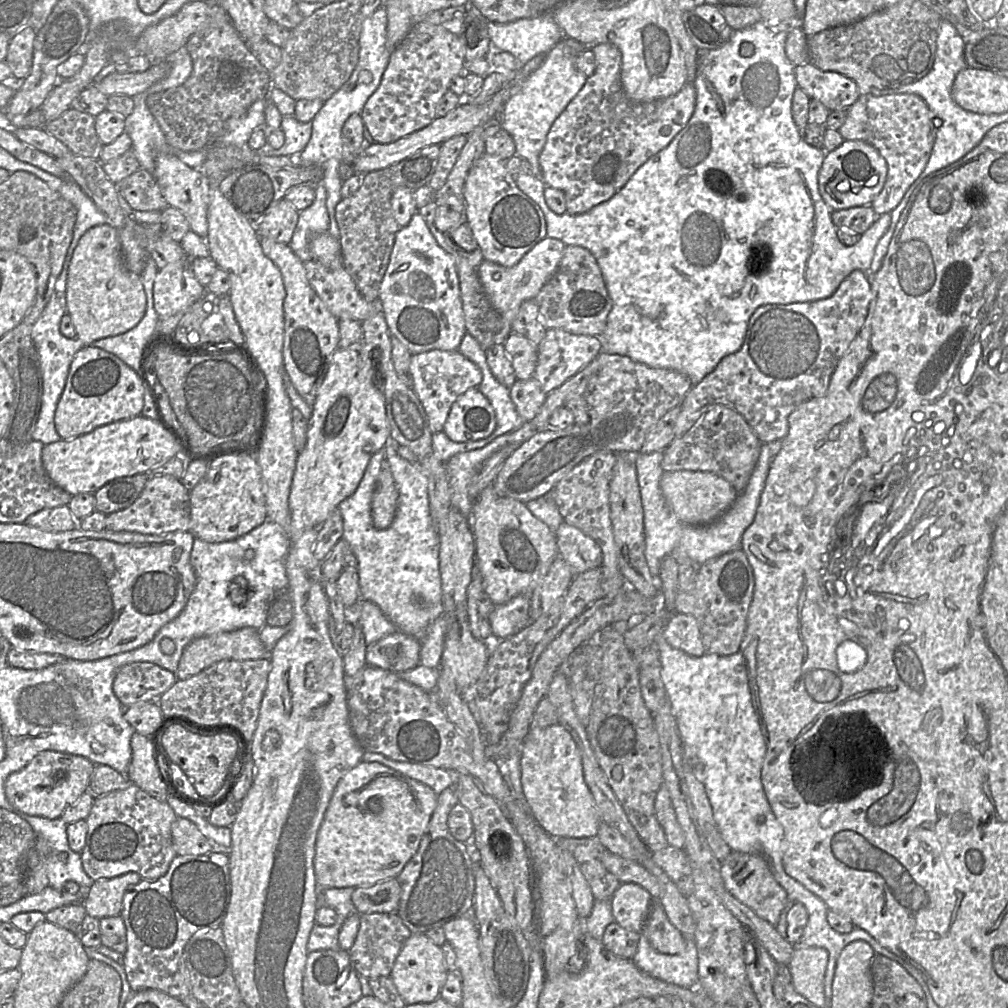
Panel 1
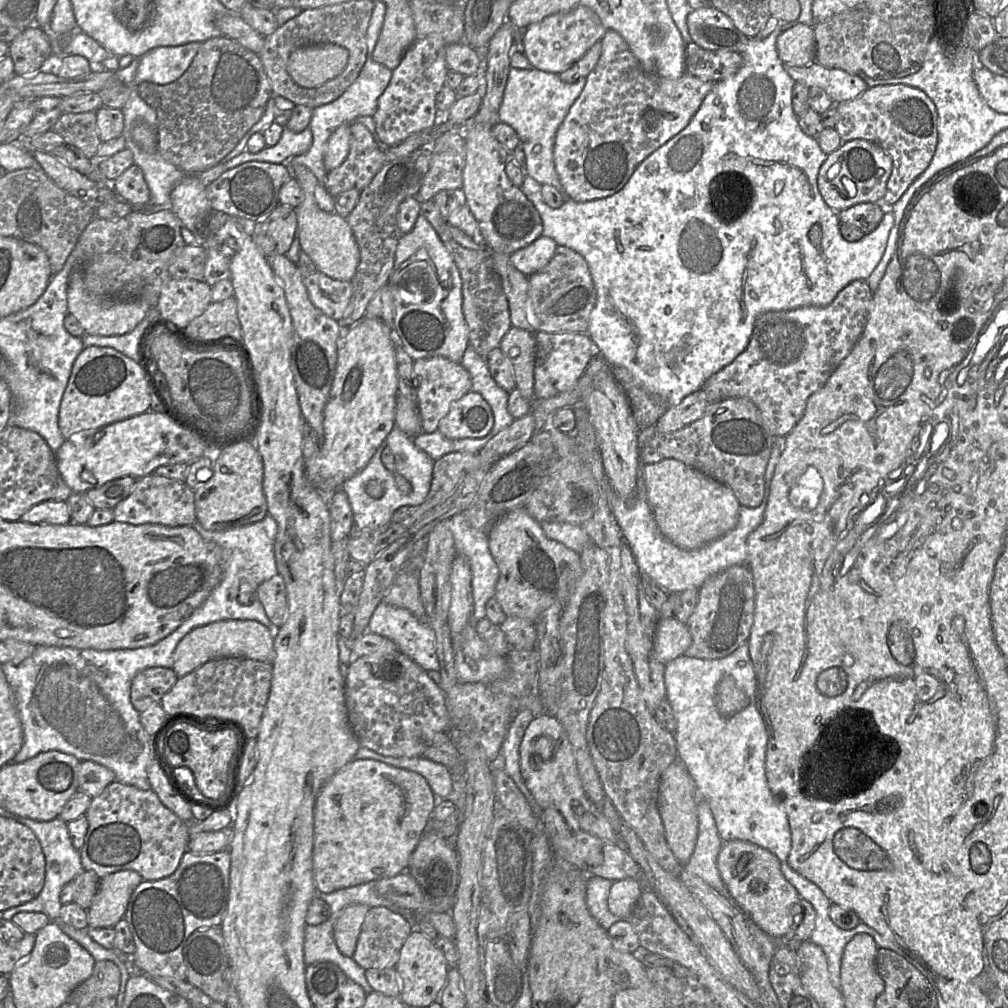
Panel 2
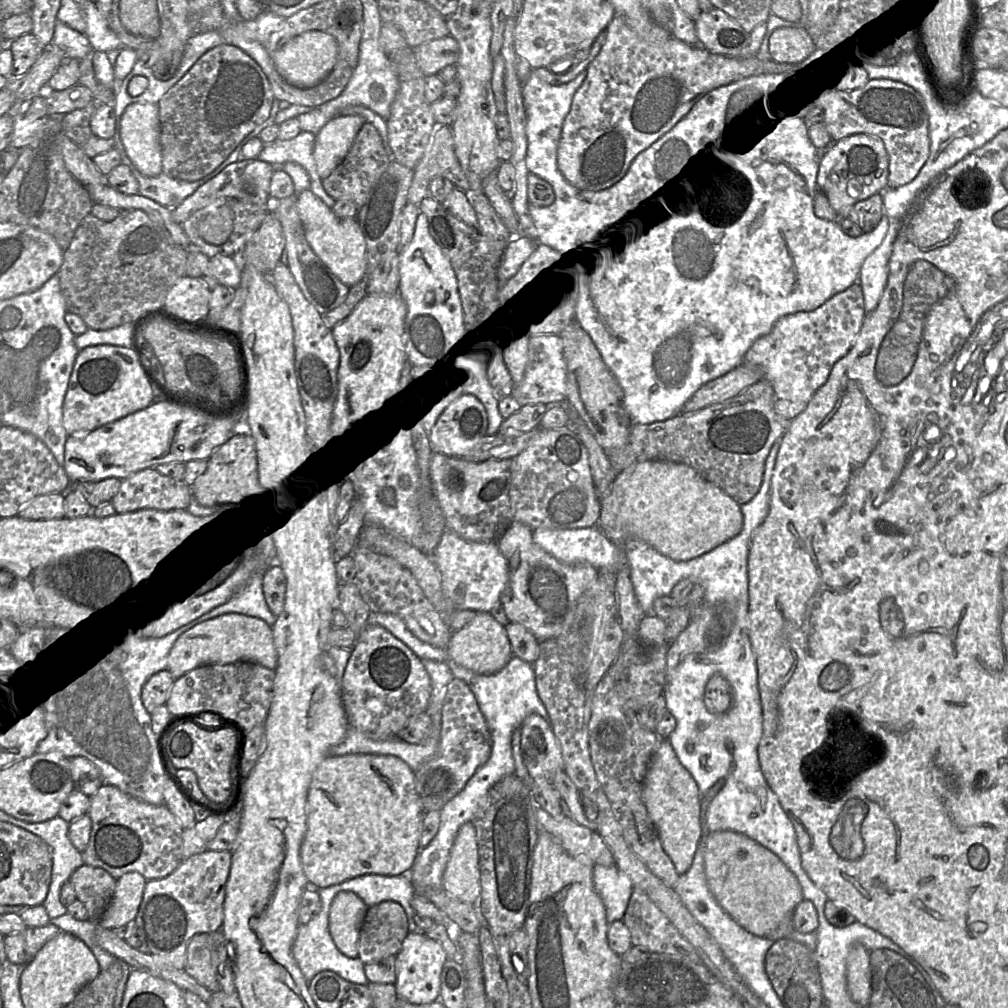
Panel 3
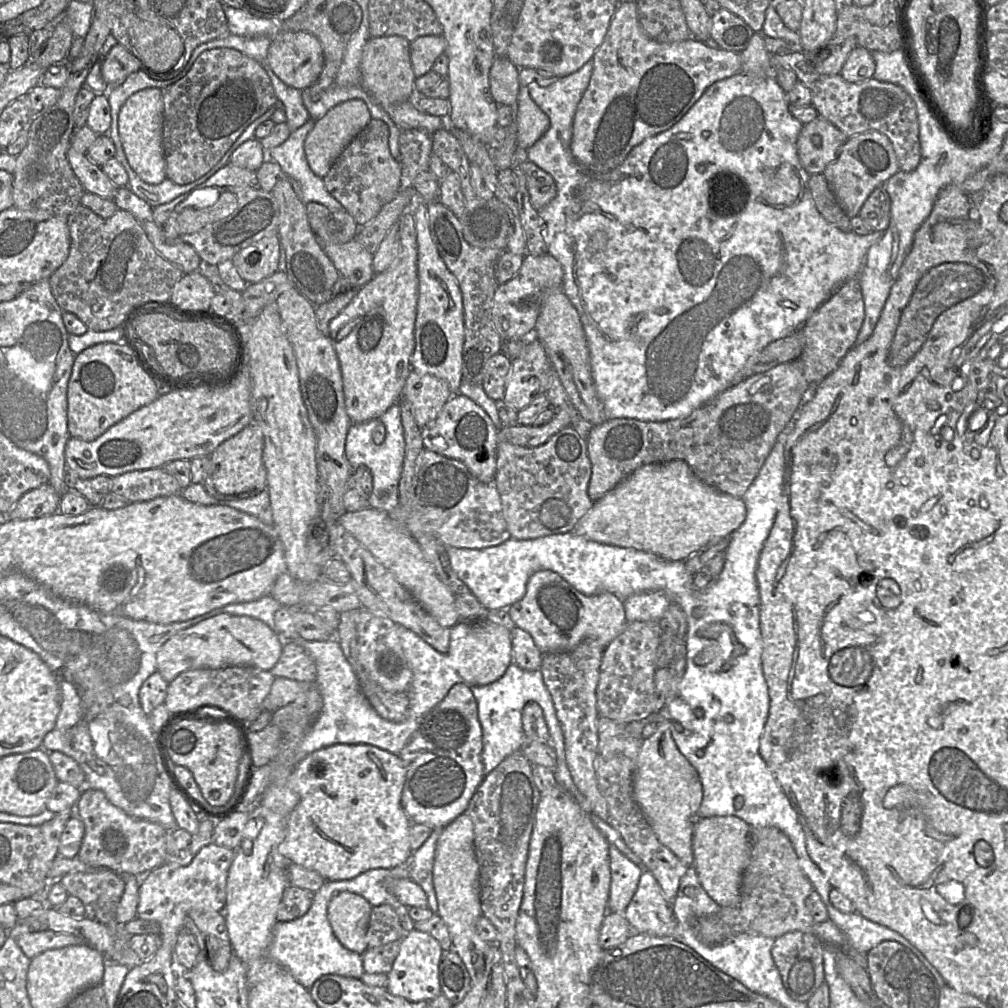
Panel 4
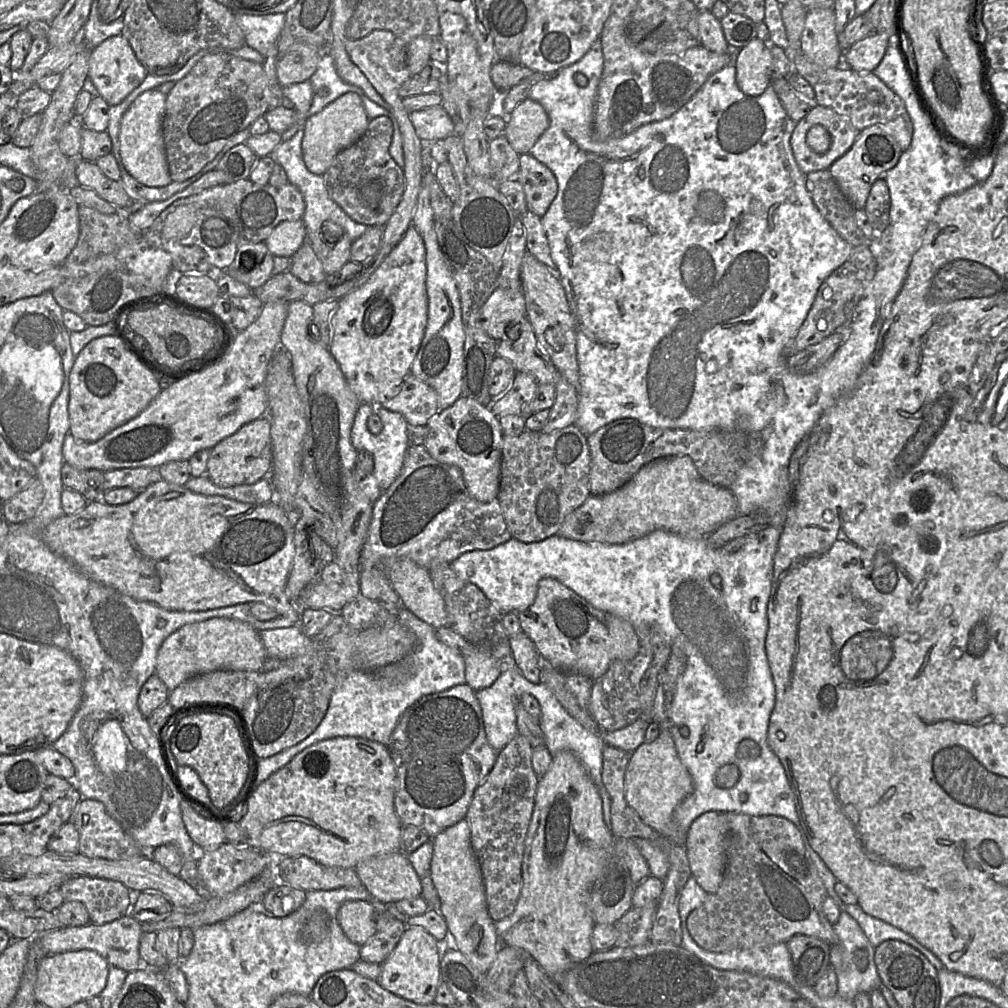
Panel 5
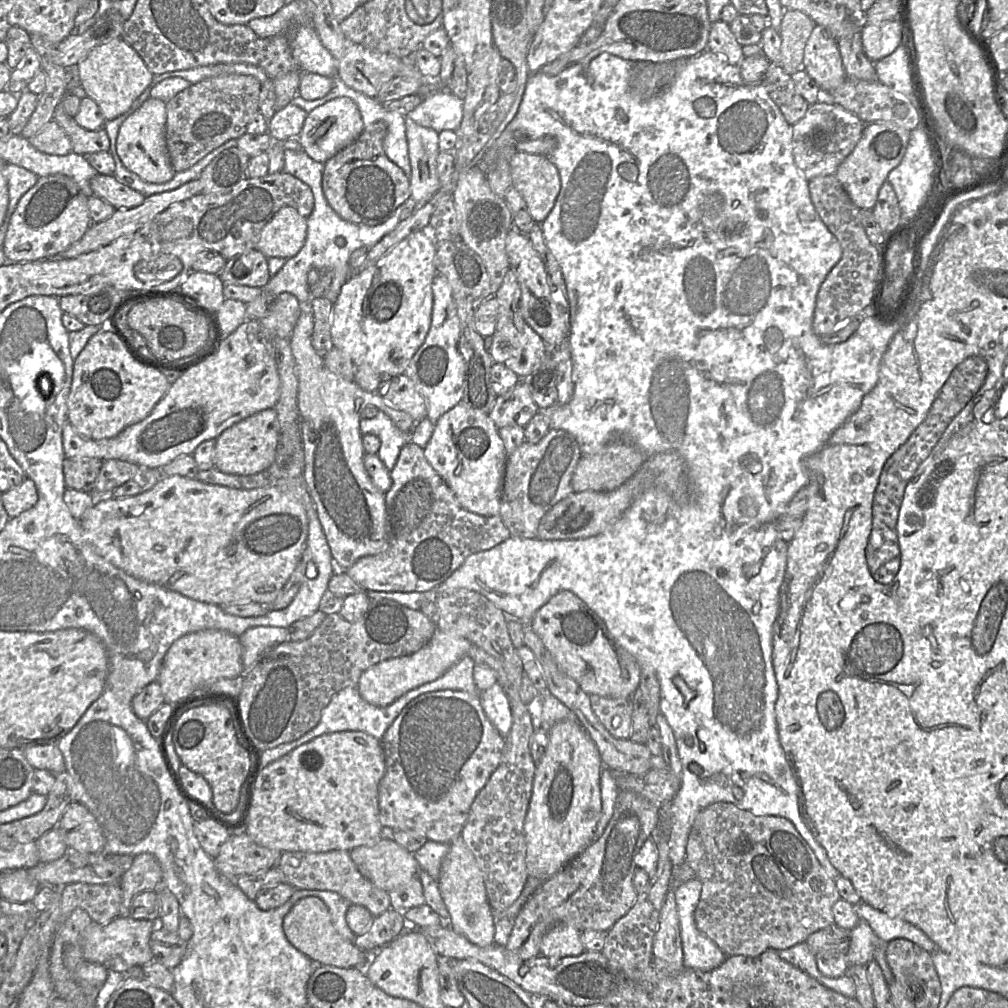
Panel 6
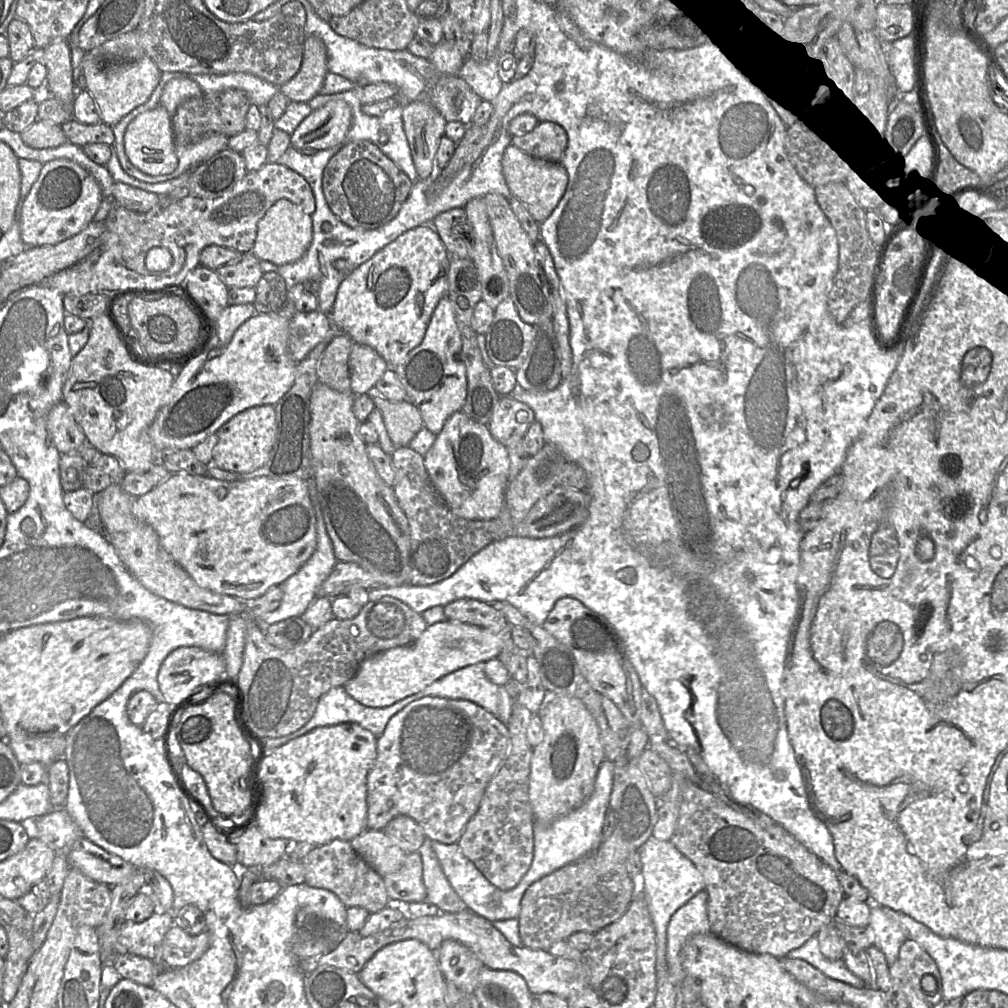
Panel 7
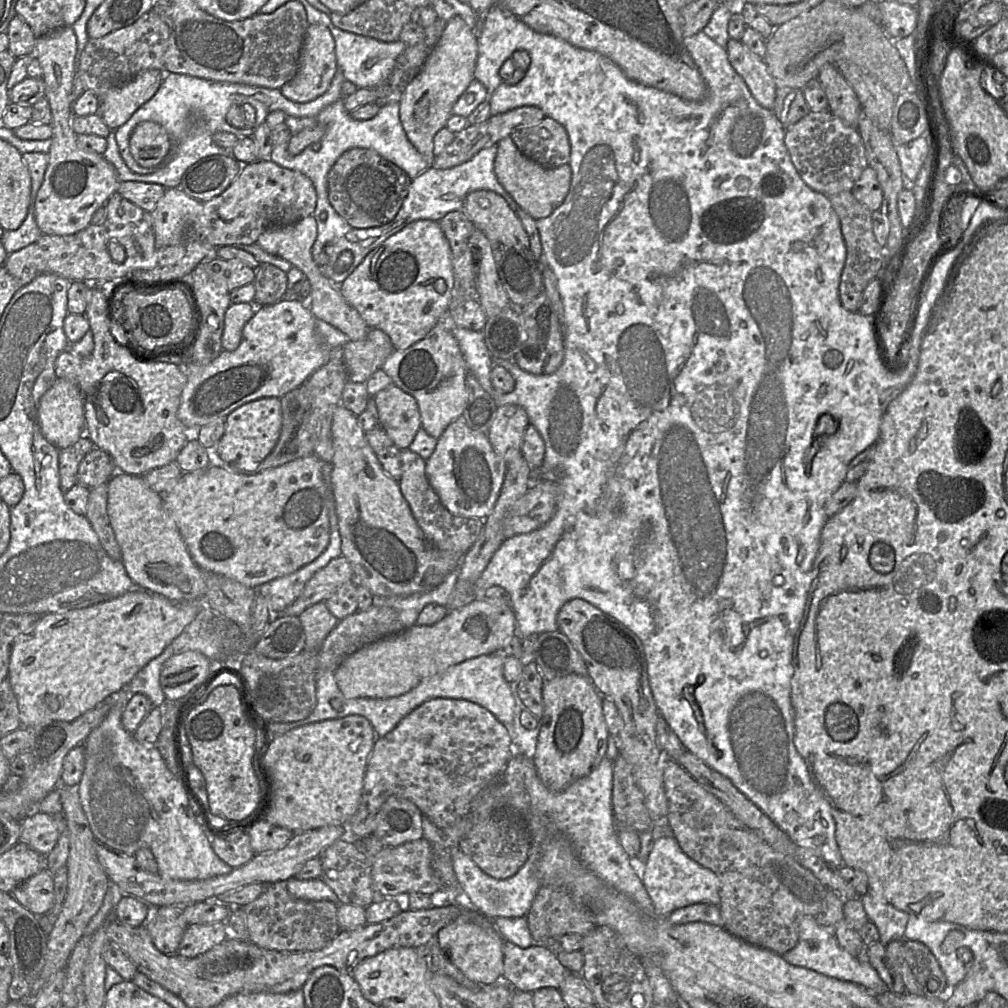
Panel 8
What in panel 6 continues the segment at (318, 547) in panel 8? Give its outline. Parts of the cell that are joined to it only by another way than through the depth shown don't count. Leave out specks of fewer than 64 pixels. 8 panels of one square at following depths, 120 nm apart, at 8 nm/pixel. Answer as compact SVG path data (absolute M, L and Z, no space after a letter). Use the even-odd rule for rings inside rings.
M179 475L162 476L151 489L135 496L123 499L102 498L81 516L79 523L85 538L95 551L128 575L178 592L193 600L214 605L255 602L270 607L298 565L308 538L307 511L292 495L284 493L276 485L270 484L263 488L243 490L207 484L195 478Z

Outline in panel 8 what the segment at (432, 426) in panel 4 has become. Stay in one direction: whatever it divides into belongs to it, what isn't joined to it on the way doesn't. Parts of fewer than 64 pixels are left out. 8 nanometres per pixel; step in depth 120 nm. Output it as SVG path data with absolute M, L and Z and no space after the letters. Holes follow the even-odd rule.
M463 418L448 425L433 454L426 460L426 476L442 505L452 515L484 520L499 497L507 470L494 451L487 434L469 428Z

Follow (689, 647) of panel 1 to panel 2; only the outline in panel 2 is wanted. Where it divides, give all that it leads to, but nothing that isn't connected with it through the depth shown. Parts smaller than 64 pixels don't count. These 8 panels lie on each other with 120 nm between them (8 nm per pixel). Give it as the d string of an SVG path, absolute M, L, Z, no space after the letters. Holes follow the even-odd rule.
M672 618L658 619L654 634L653 654L663 664L683 655L692 643L689 627Z

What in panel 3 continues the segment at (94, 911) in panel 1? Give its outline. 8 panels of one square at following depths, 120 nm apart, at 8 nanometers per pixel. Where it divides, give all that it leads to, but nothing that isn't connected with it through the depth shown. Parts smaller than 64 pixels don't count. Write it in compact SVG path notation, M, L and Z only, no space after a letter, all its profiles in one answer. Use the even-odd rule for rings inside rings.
M137 872L121 876L116 883L113 898L98 920L104 929L115 929L134 921L143 899L147 880Z

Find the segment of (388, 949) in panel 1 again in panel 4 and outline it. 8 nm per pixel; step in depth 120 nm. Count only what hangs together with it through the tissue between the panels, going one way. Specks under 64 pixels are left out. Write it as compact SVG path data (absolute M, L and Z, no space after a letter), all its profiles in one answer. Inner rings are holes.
M390 905L372 907L366 932L367 949L401 941L404 934L399 917Z

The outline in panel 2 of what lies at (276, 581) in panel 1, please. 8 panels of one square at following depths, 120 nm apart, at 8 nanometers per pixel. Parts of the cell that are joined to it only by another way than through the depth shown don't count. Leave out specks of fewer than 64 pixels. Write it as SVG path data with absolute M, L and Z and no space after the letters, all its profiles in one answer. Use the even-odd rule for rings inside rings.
M268 514L253 524L233 528L226 531L209 531L204 529L201 524L197 521L191 525L200 535L206 540L215 543L220 549L220 565L222 569L221 579L219 584L212 590L205 601L196 608L189 618L178 626L173 632L164 637L158 643L160 653L165 651L168 647L172 648L172 655L176 649L179 641L194 628L204 626L217 621L224 620L254 620L262 624L268 629L275 629L276 627L271 624L267 618L264 608L257 597L257 587L266 580L269 580L273 576L278 574L275 555L274 555L274 542L277 534L277 524L275 520Z

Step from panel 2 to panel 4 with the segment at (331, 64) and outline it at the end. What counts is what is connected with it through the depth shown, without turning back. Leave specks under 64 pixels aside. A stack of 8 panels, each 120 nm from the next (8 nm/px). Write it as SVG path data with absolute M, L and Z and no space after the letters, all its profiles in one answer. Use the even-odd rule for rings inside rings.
M281 31L271 40L267 63L284 83L304 90L320 76L323 49L319 39L307 31Z

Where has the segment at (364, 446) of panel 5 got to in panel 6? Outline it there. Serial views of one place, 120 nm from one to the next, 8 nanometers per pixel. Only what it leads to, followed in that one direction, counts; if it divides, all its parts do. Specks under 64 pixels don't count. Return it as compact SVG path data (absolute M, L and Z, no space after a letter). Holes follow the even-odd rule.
M380 410L373 419L361 418L360 431L362 435L373 434L380 439L377 455L389 471L394 468L401 449L410 442L409 434L400 431Z

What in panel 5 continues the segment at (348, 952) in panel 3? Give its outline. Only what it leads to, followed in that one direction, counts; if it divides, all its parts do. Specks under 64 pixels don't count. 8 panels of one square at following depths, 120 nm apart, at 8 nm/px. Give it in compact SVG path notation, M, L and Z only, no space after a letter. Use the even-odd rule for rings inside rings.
M370 901L344 902L337 912L337 921L347 938L359 946L376 933L376 911Z

